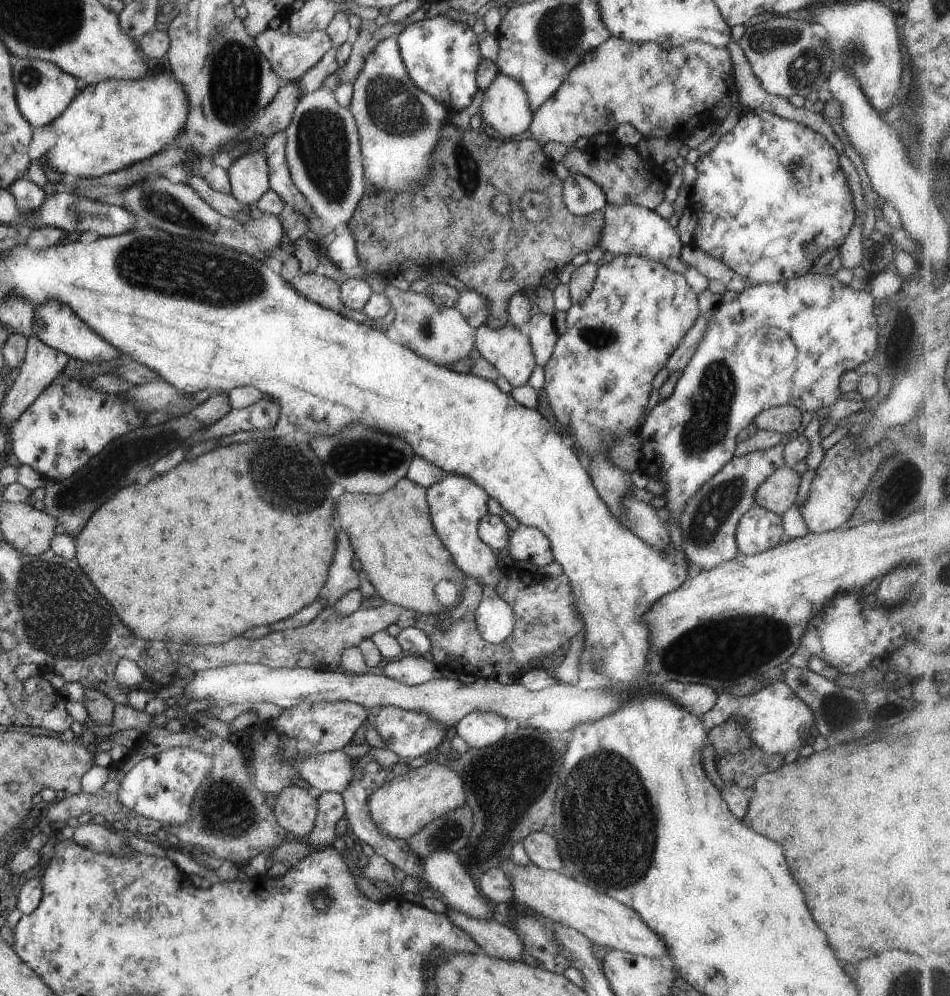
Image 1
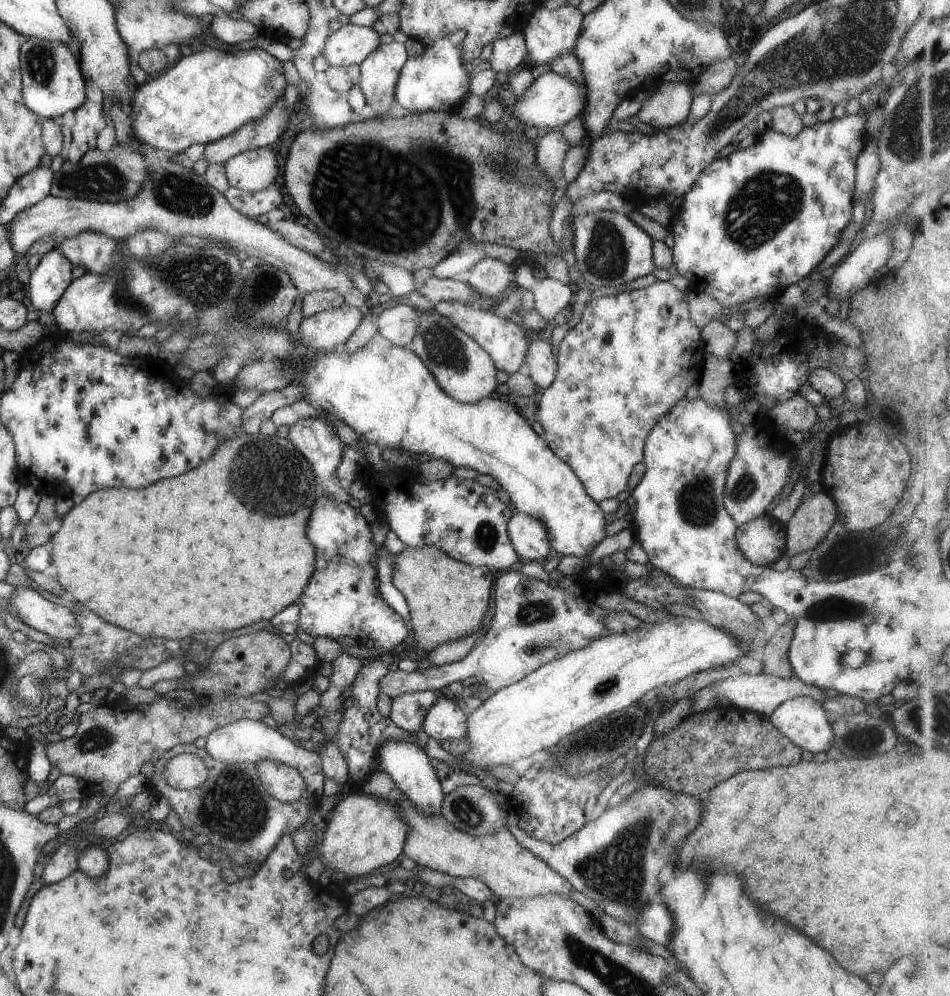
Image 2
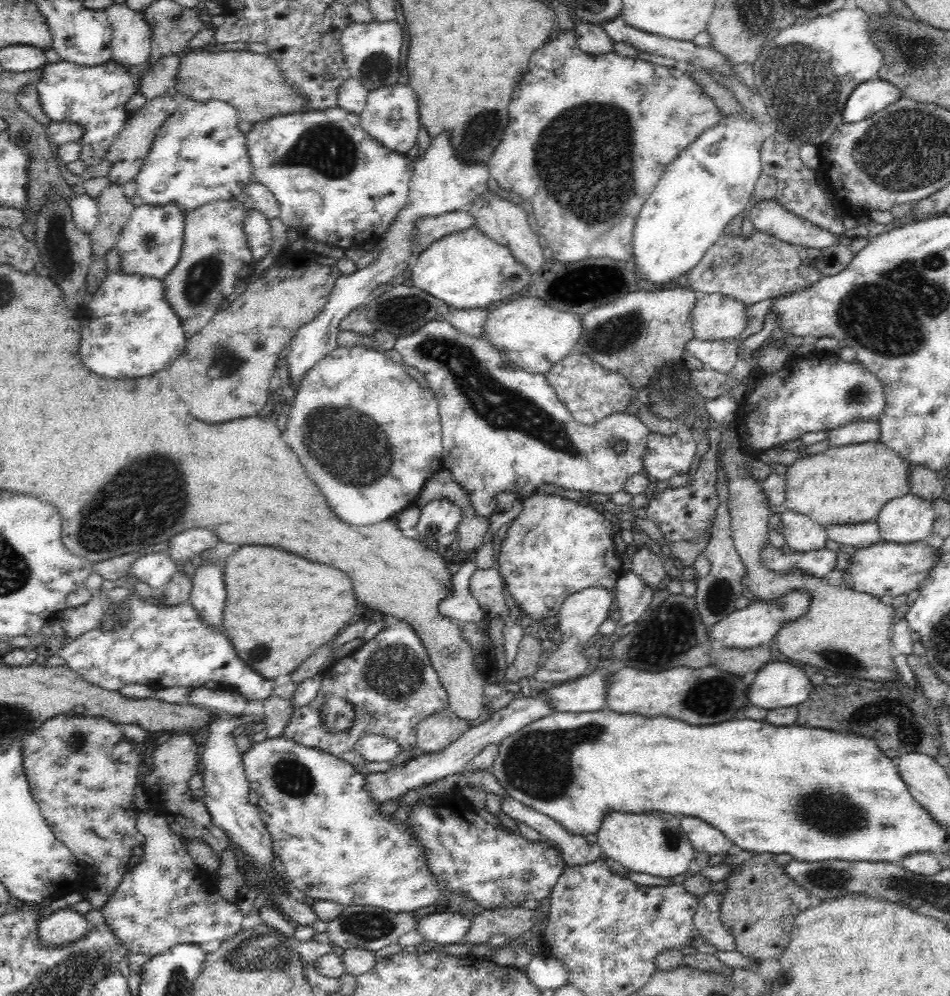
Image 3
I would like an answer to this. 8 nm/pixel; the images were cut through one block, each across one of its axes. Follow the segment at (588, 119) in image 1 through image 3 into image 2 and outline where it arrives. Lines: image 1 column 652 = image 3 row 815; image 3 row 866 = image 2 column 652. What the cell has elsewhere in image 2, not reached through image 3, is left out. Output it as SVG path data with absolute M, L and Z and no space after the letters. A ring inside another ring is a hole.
M662 81L655 92L647 98L636 113L638 120L643 124L649 124L653 130L666 129L680 123L689 114L689 105L691 104L693 94L690 91L690 85L684 82L665 82Z

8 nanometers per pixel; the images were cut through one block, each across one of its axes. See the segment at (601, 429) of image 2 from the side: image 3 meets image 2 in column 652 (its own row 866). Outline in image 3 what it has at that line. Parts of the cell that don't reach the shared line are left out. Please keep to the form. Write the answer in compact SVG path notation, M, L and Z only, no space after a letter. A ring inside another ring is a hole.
M284 735L278 737L265 738L262 742L252 744L246 751L241 753L242 764L244 765L245 777L248 779L249 788L254 790L260 797L258 809L262 822L266 825L268 832L271 834L273 840L273 854L280 858L283 866L284 873L287 876L287 882L291 888L301 890L304 895L316 900L330 900L332 902L341 903L342 906L348 907L352 905L370 905L378 908L385 908L394 912L411 913L440 902L444 898L444 891L438 887L438 883L434 881L434 875L430 872L430 868L426 865L424 860L424 851L418 845L416 839L410 837L410 831L404 824L394 824L389 817L382 817L378 813L377 804L370 799L368 789L366 789L366 779L364 775L352 765L346 763L330 753L322 751L318 748L308 748L288 740Z

